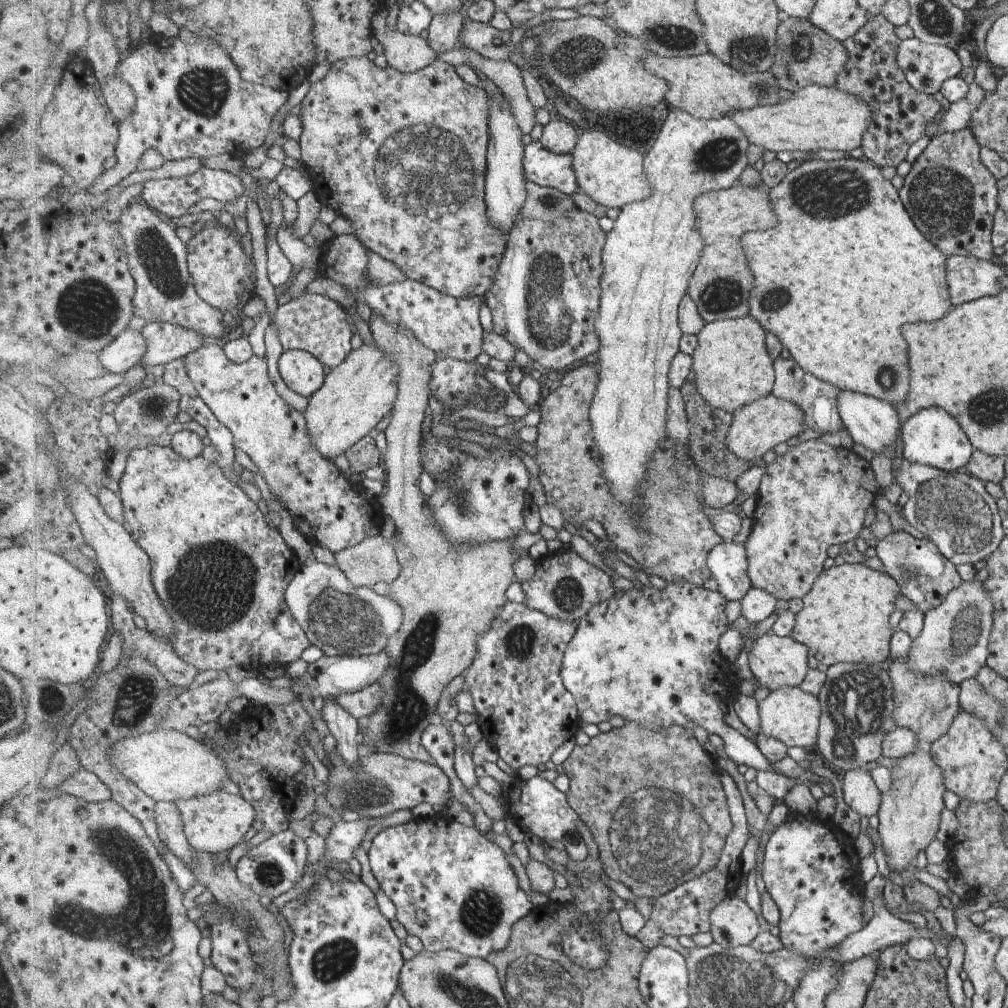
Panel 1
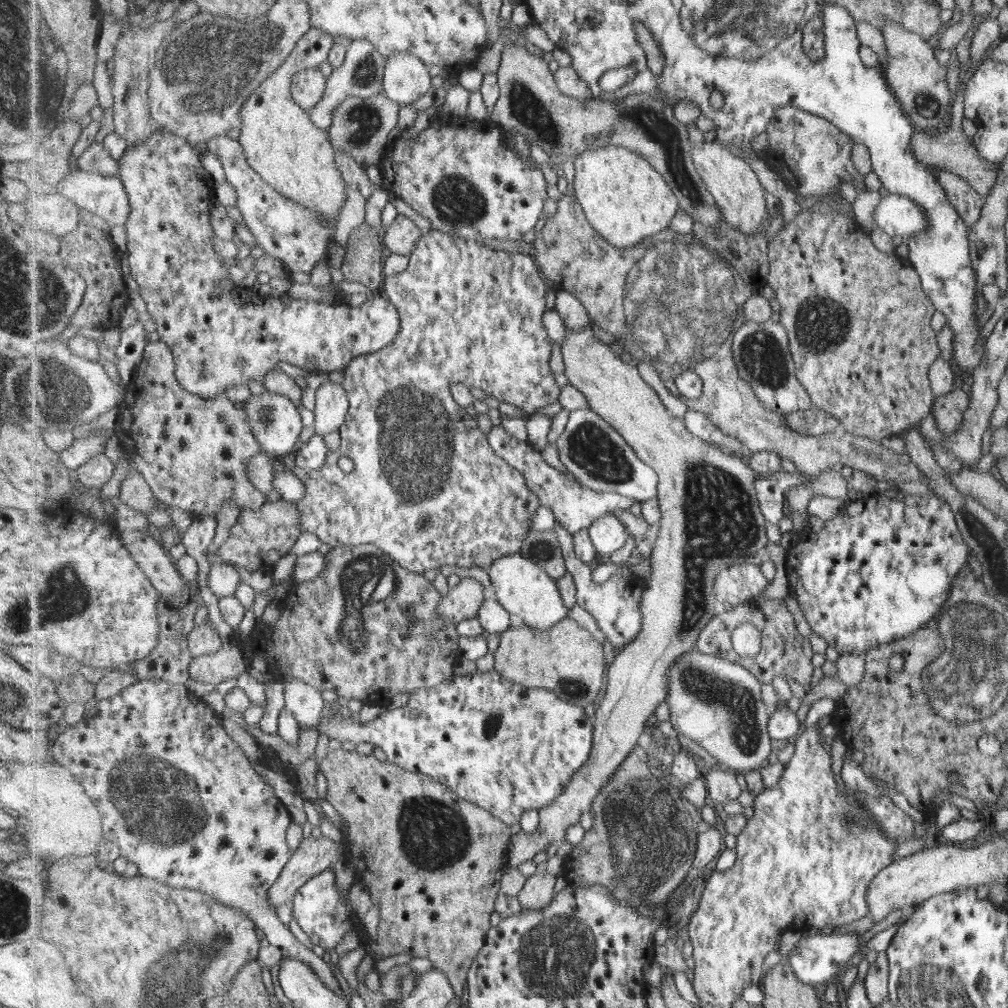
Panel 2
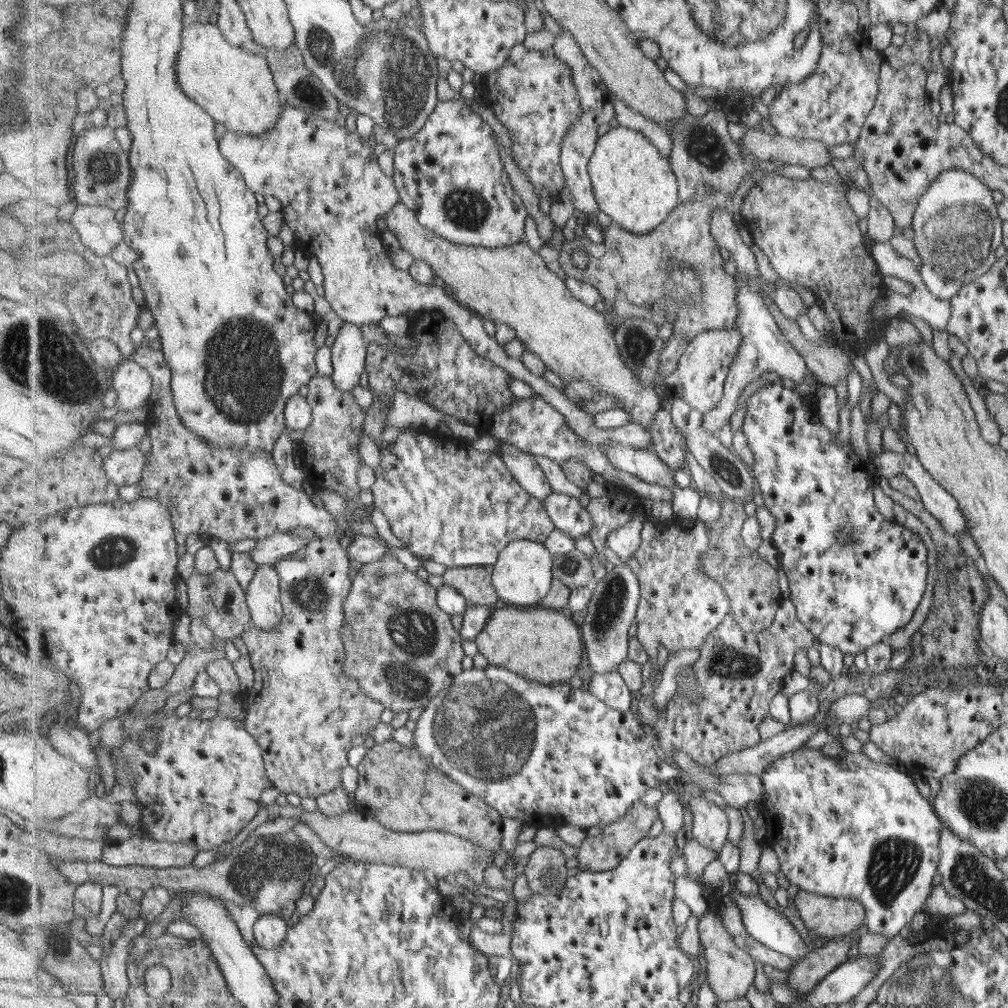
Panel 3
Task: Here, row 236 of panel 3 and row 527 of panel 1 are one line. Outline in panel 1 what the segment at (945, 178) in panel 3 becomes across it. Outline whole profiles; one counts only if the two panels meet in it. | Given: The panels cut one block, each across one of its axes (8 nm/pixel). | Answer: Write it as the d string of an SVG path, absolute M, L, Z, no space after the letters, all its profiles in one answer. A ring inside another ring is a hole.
M902 458L893 482L897 483L908 496L904 507L901 508L904 519L929 540L937 541L937 548L943 551L945 556L949 555L949 560L952 560L953 564L974 565L978 560L987 558L999 546L1004 535L1002 519L999 517L995 499L983 489L982 480L969 476L967 472L945 472L929 465L910 463Z

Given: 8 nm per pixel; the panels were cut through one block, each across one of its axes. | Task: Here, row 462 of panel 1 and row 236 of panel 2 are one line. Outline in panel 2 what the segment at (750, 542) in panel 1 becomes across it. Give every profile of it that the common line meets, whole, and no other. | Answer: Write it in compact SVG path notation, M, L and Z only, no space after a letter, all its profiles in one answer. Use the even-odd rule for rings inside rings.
M827 196L811 203L810 208L802 207L796 217L789 221L768 243L770 256L770 273L768 276L768 286L773 290L773 295L777 298L781 311L780 321L788 330L790 338L790 349L793 360L796 362L796 375L812 396L812 402L817 408L825 409L831 416L839 420L842 430L852 433L855 436L866 437L874 442L878 442L885 436L895 436L889 432L903 432L905 428L916 427L928 413L930 413L933 392L929 390L927 382L927 366L929 366L939 354L937 344L935 344L935 332L929 328L929 318L933 314L932 301L927 294L921 292L919 278L916 270L909 264L907 259L897 260L893 252L882 253L873 246L872 235L868 234L861 225L858 225L854 217L837 209L839 201L843 197Z

